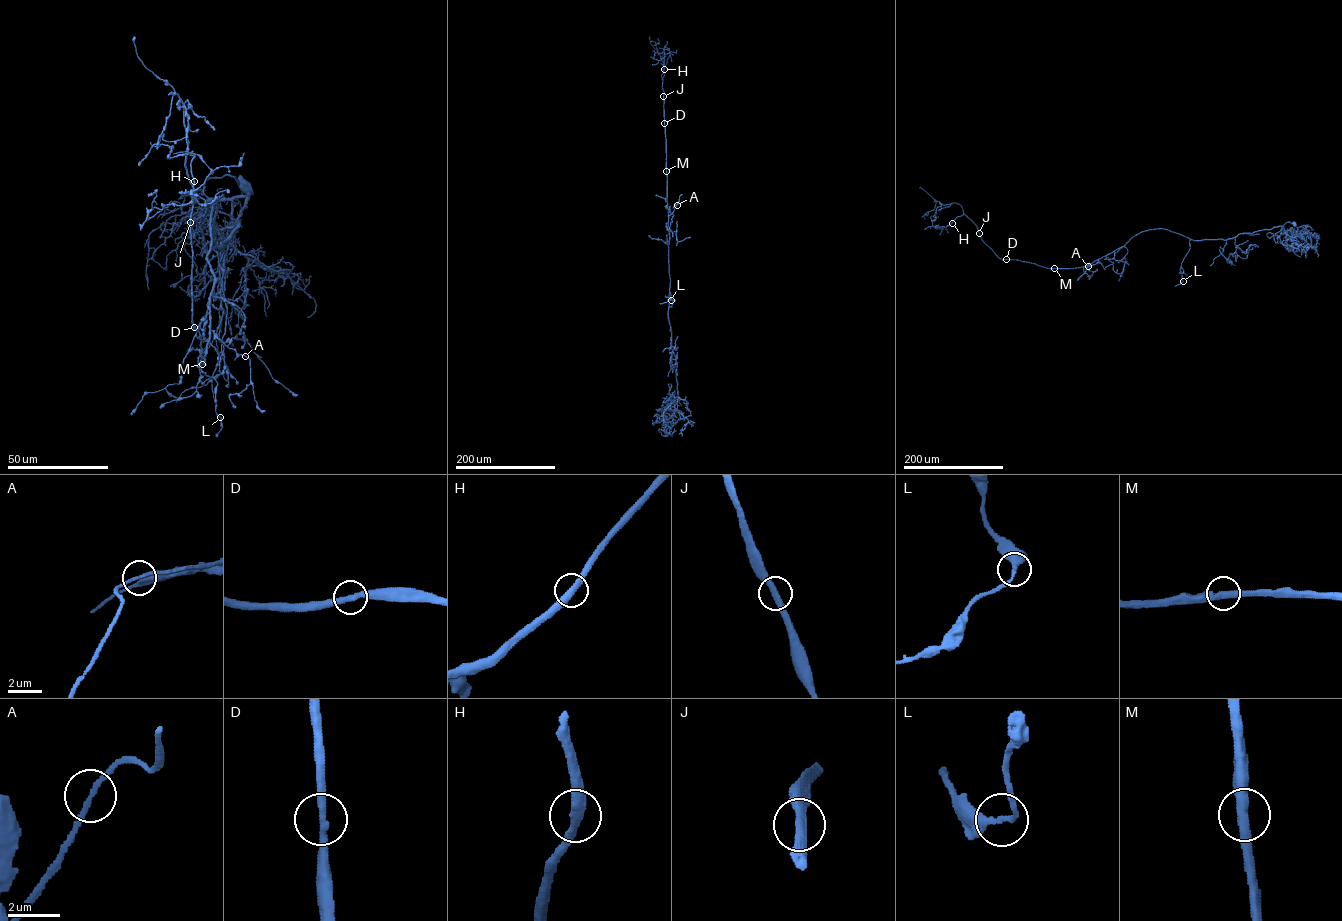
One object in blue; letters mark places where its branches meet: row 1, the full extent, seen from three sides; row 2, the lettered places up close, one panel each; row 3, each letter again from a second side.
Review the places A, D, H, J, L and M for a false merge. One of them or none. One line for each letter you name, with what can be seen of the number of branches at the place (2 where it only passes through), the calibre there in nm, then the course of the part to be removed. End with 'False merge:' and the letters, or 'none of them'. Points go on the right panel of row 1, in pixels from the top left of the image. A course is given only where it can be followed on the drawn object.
False merge: none of them

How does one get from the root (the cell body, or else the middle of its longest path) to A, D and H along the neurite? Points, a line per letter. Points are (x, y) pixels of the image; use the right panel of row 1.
A: (1294, 224), (1289, 221), (1282, 227), (1226, 239), (1194, 240), (1166, 229), (1150, 229), (1088, 266)
D: (1294, 224), (1226, 239), (1194, 240), (1150, 229), (1074, 268), (1006, 259)
H: (1294, 224), (1226, 239), (1194, 240), (1151, 229), (1085, 266), (1049, 268), (999, 258), (964, 214), (952, 223)

